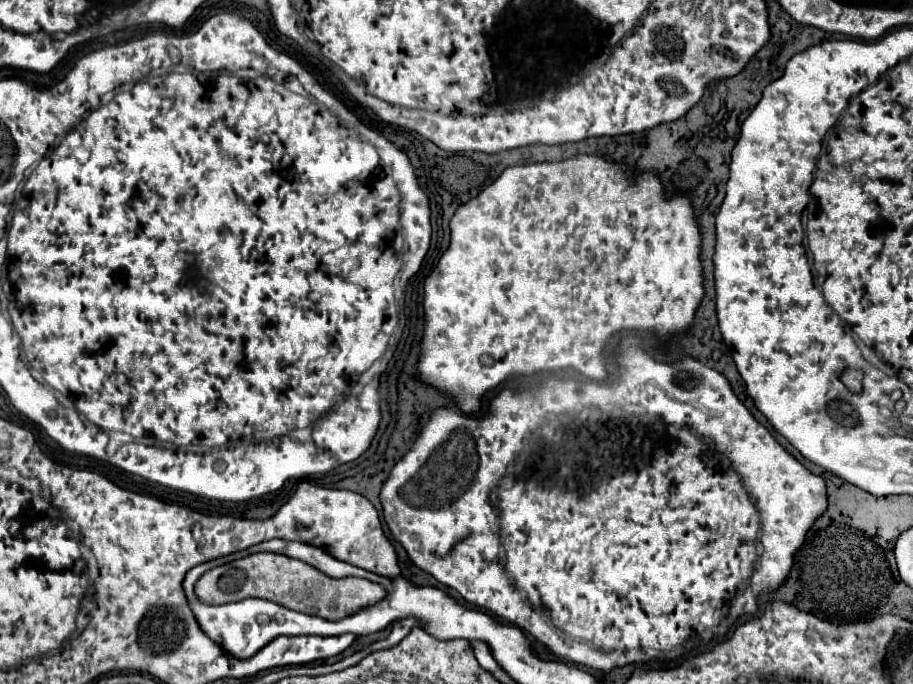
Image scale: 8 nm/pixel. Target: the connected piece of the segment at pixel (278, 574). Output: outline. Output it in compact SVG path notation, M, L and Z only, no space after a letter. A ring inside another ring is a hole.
M253 553L243 559L219 565L207 571L197 581L197 597L205 599L205 603L229 603L245 597L263 597L285 605L287 609L295 609L307 615L319 615L329 621L345 619L369 605L383 601L387 591L373 581L349 577L349 579L329 579L315 567L299 559L291 559L279 553Z

